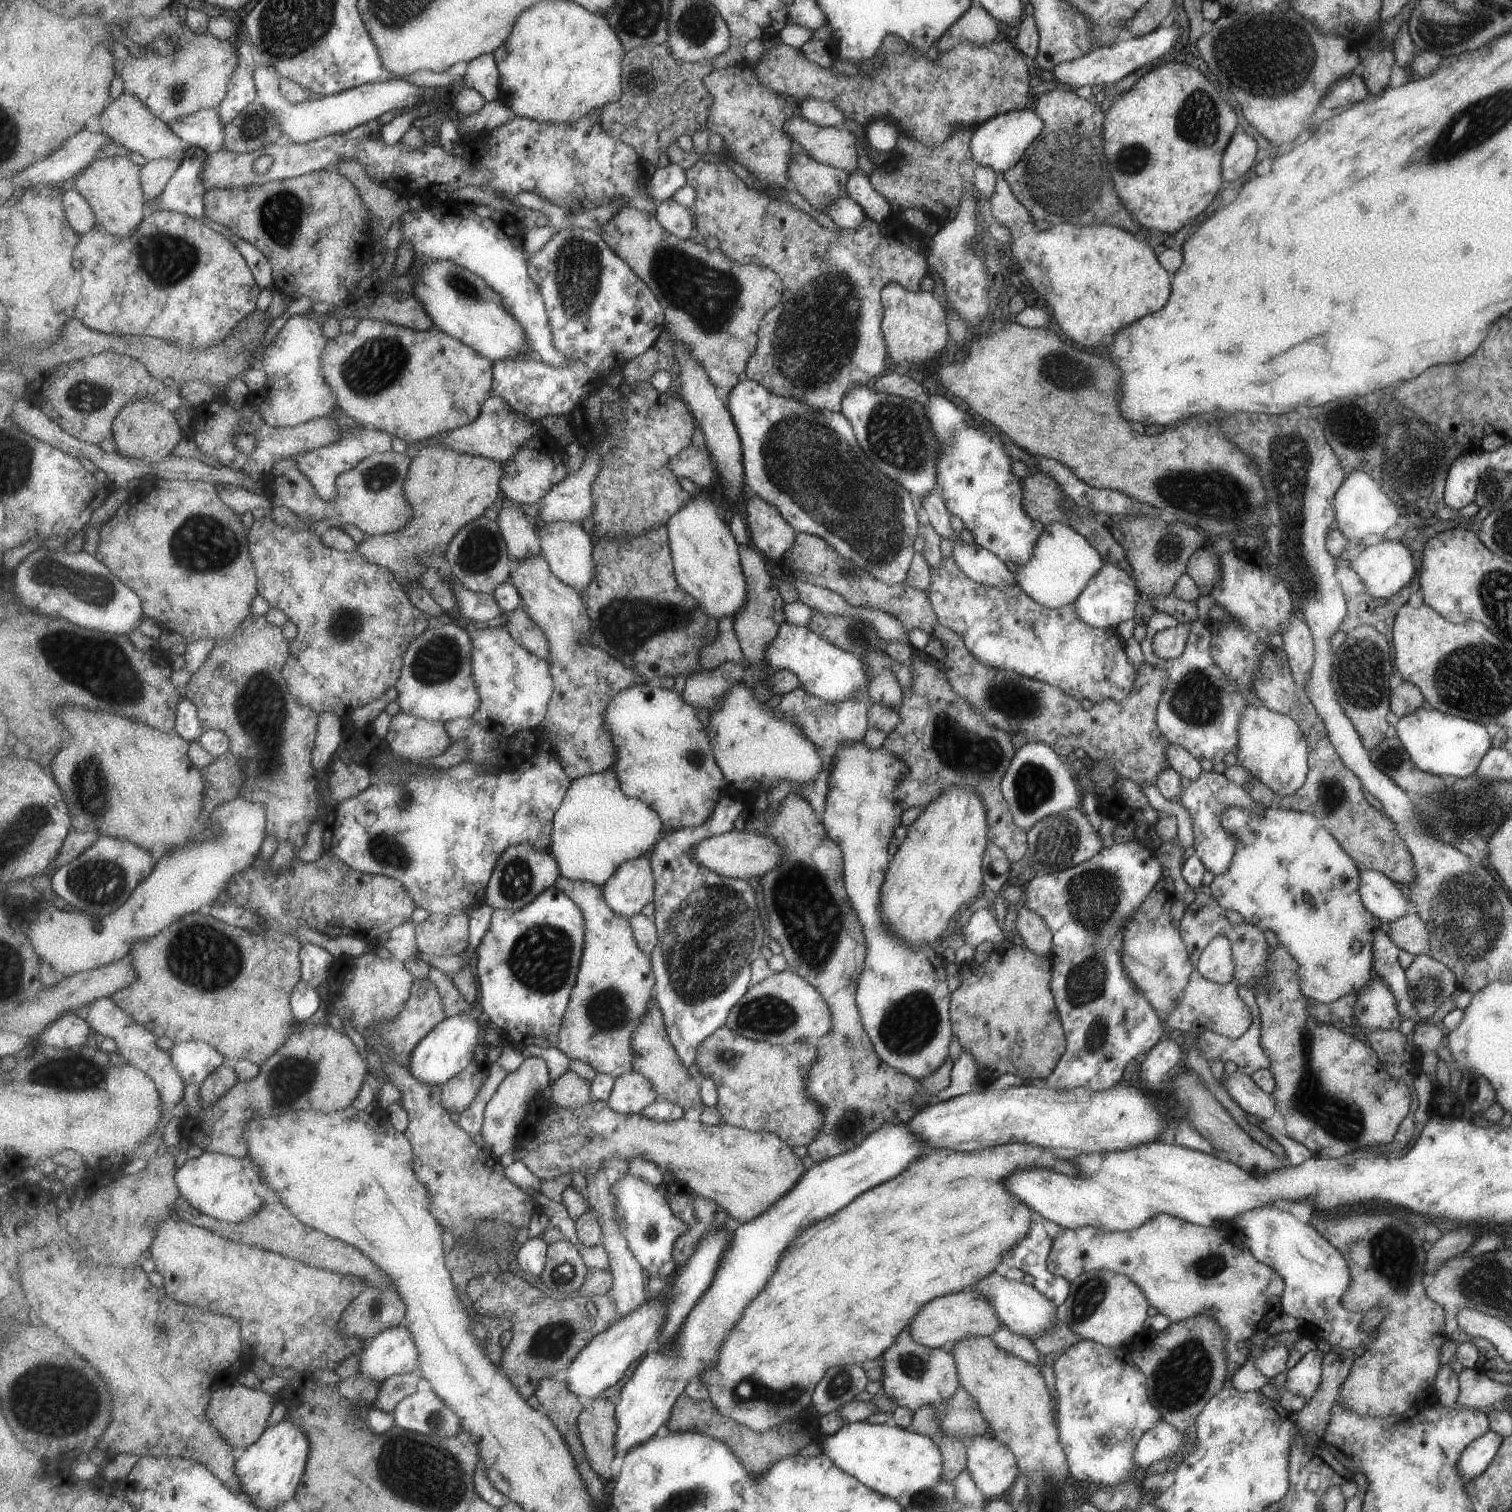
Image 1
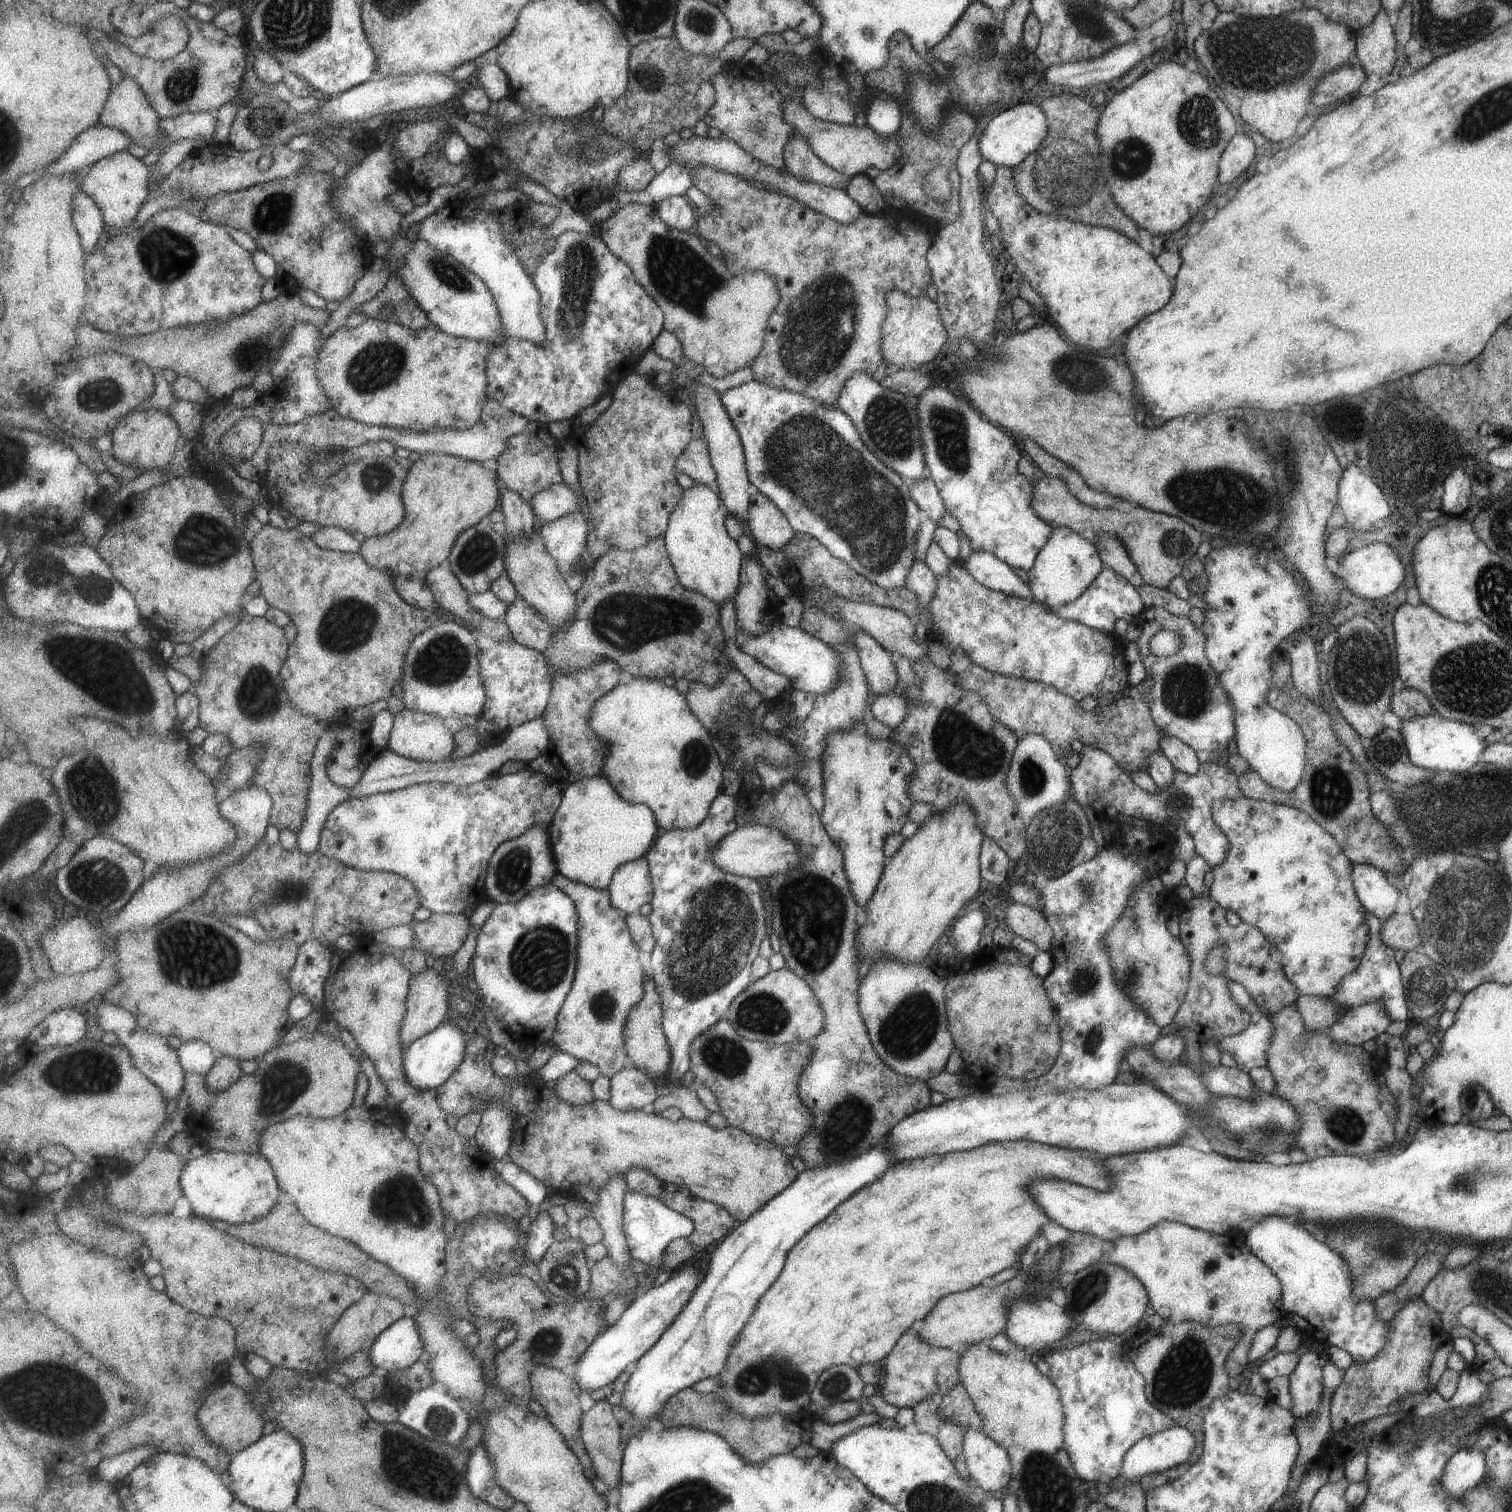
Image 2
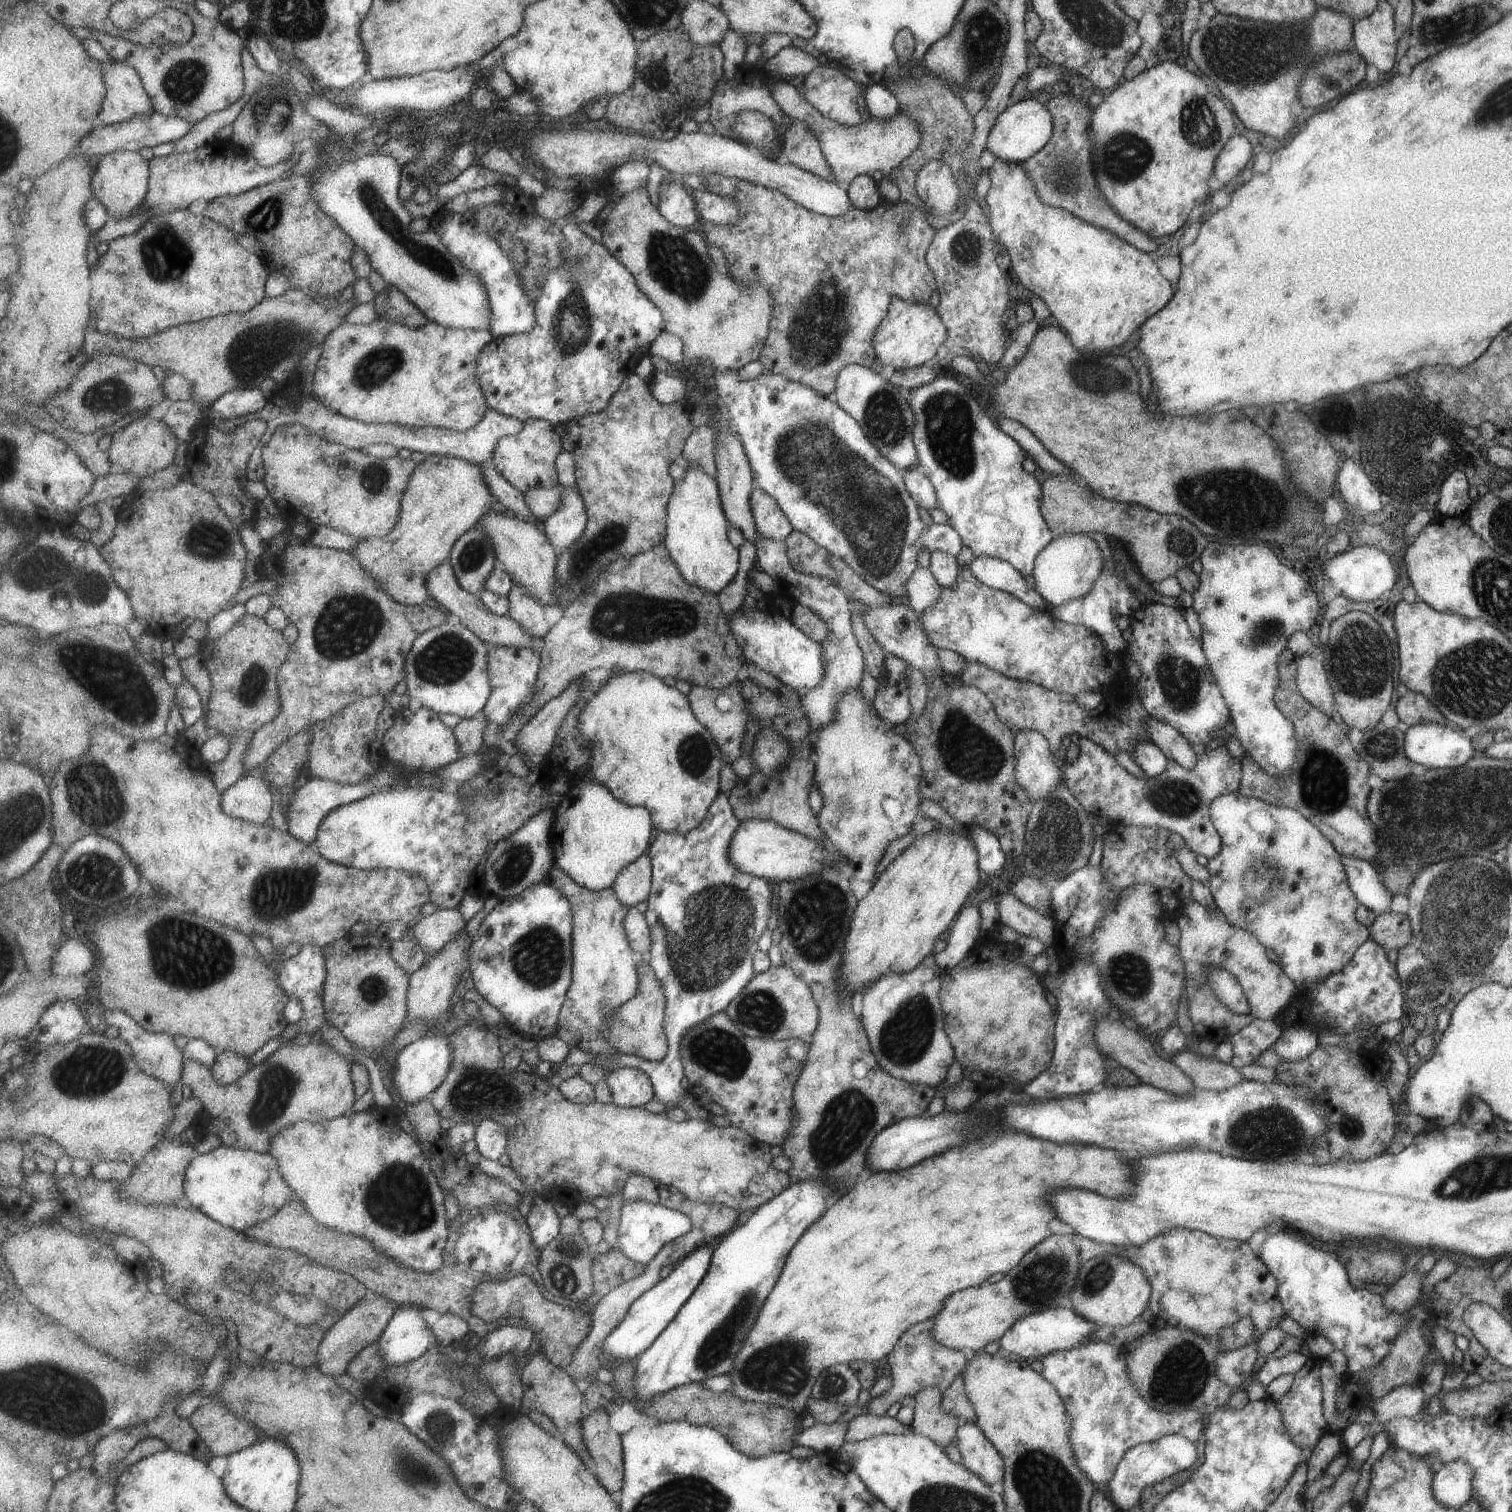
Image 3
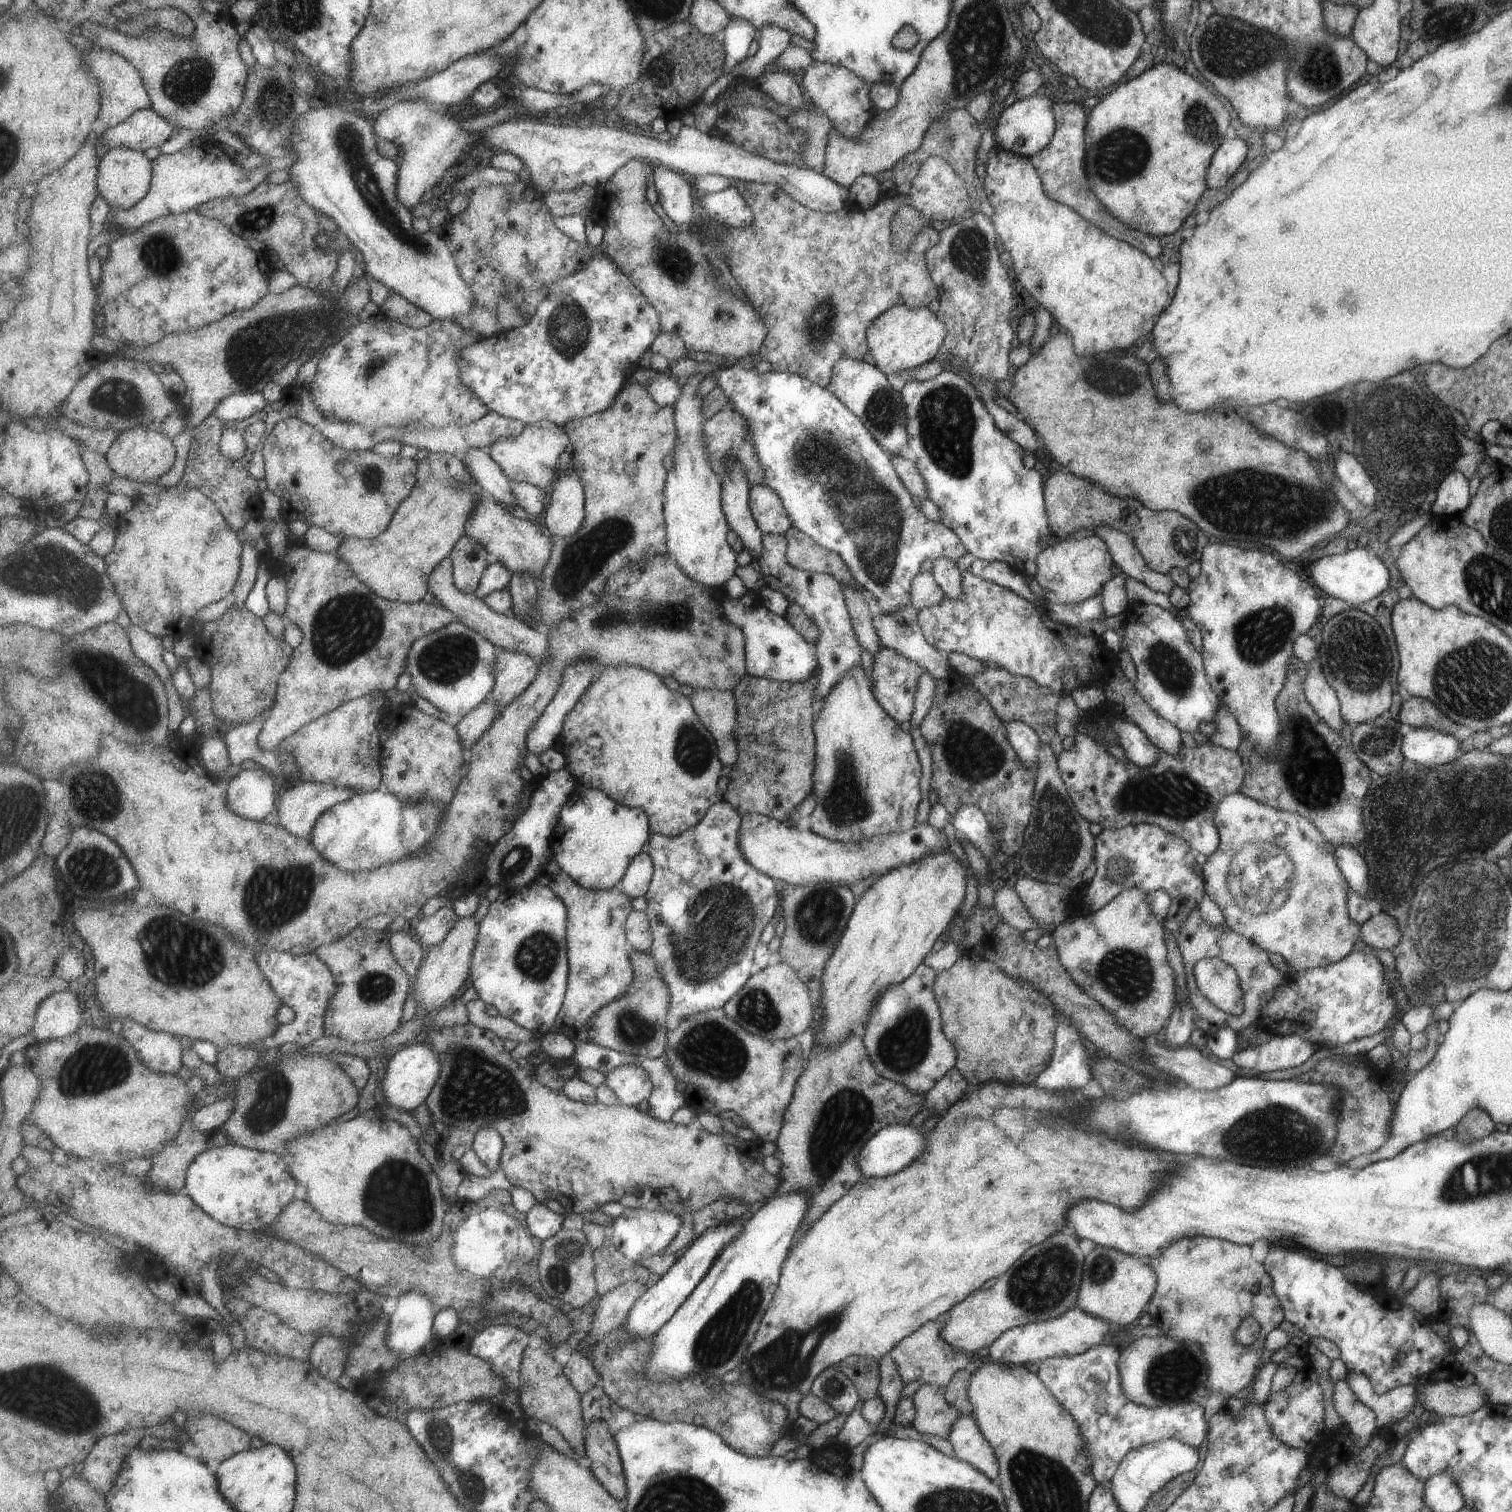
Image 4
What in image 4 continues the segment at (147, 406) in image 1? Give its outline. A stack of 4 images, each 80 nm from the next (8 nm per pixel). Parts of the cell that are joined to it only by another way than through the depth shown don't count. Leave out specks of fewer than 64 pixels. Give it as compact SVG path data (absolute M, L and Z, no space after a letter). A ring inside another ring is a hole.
M135 426L120 432L119 438L115 440L113 447L108 453L108 462L114 475L131 478L144 484L161 478L163 474L168 474L169 470L175 464L175 446L173 446L172 437L160 432L156 426Z

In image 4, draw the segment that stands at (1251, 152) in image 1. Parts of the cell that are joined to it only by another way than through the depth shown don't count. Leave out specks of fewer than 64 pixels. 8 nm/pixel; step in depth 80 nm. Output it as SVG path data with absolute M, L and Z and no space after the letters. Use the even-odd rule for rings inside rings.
M1241 138L1225 139L1221 150L1213 154L1205 174L1207 188L1219 189L1235 174L1245 160L1248 146Z

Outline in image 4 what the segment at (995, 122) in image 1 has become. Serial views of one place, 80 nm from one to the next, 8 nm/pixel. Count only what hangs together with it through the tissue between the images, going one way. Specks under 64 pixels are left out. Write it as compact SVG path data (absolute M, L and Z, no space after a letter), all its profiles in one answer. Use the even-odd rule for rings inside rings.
M1034 93L1028 98L1016 100L1000 112L993 128L994 147L997 150L1005 150L1007 154L1029 159L1052 141L1053 130L1056 130L1056 122L1053 122L1051 100L1044 95L1035 96Z

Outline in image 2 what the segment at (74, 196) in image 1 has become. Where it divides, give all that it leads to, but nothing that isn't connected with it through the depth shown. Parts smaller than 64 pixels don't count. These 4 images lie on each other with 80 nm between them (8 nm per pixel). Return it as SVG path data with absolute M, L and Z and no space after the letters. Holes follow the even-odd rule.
M82 191L77 192L73 200L73 222L81 234L84 250L89 252L96 250L95 246L105 230L106 223L103 212L95 204L95 200Z

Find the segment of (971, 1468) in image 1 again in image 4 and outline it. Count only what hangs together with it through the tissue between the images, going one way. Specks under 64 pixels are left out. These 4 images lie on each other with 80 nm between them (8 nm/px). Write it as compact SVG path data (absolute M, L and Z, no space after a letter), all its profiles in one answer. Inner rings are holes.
M960 1415L949 1432L948 1440L953 1446L955 1458L969 1463L969 1466L993 1480L1000 1472L999 1460L979 1430L972 1416Z

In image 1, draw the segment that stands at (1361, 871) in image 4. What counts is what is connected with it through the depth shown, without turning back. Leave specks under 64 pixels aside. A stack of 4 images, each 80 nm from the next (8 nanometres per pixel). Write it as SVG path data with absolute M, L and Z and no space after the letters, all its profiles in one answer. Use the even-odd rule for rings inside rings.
M1360 872L1360 894L1364 907L1379 921L1395 922L1412 911L1401 890L1379 872Z

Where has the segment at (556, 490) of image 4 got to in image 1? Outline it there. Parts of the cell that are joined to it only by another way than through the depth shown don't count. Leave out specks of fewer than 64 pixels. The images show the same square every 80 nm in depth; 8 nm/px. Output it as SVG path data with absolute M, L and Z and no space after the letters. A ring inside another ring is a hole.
M579 522L547 523L539 530L539 536L543 550L542 555L549 562L552 572L557 578L579 592L585 590L595 580L595 543Z

